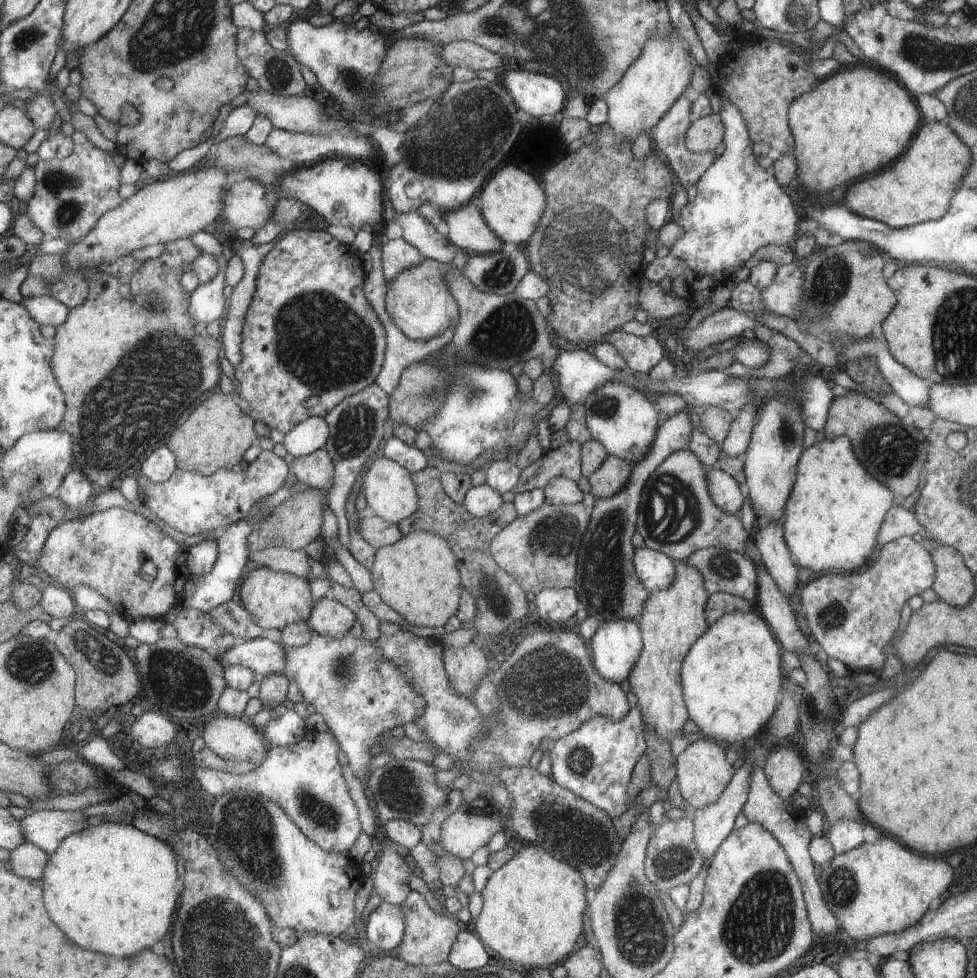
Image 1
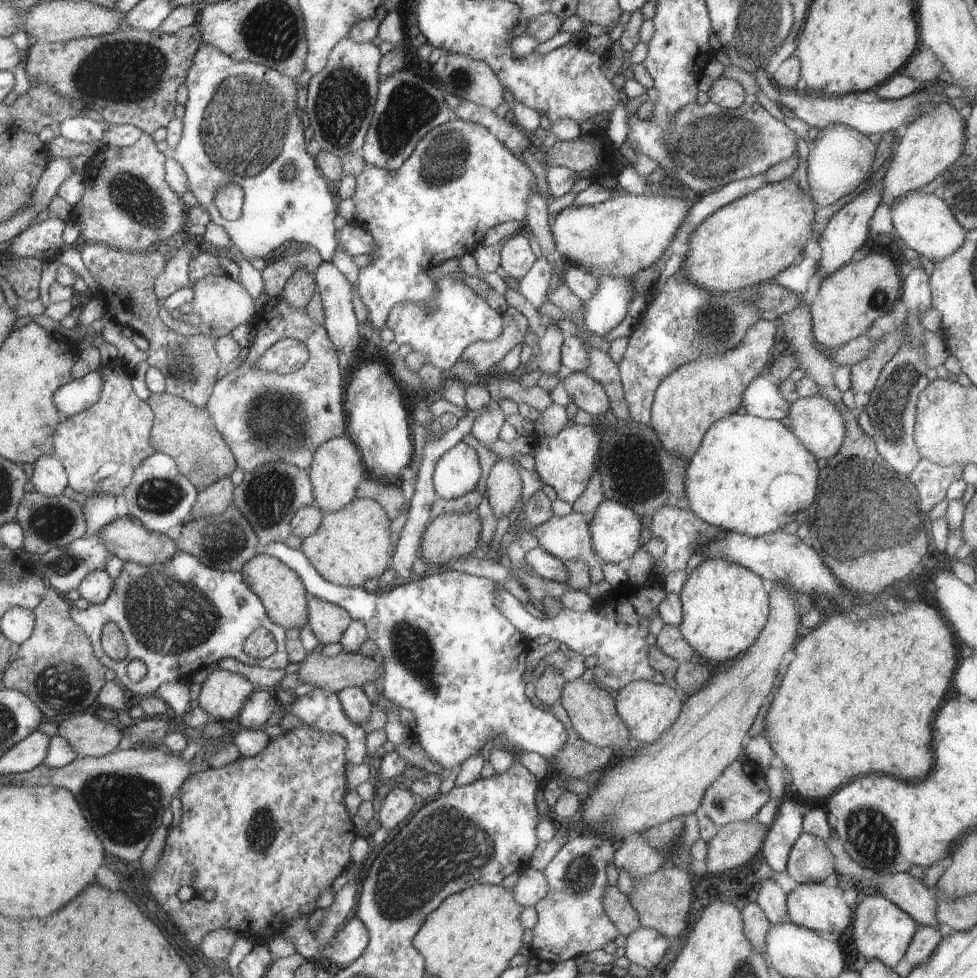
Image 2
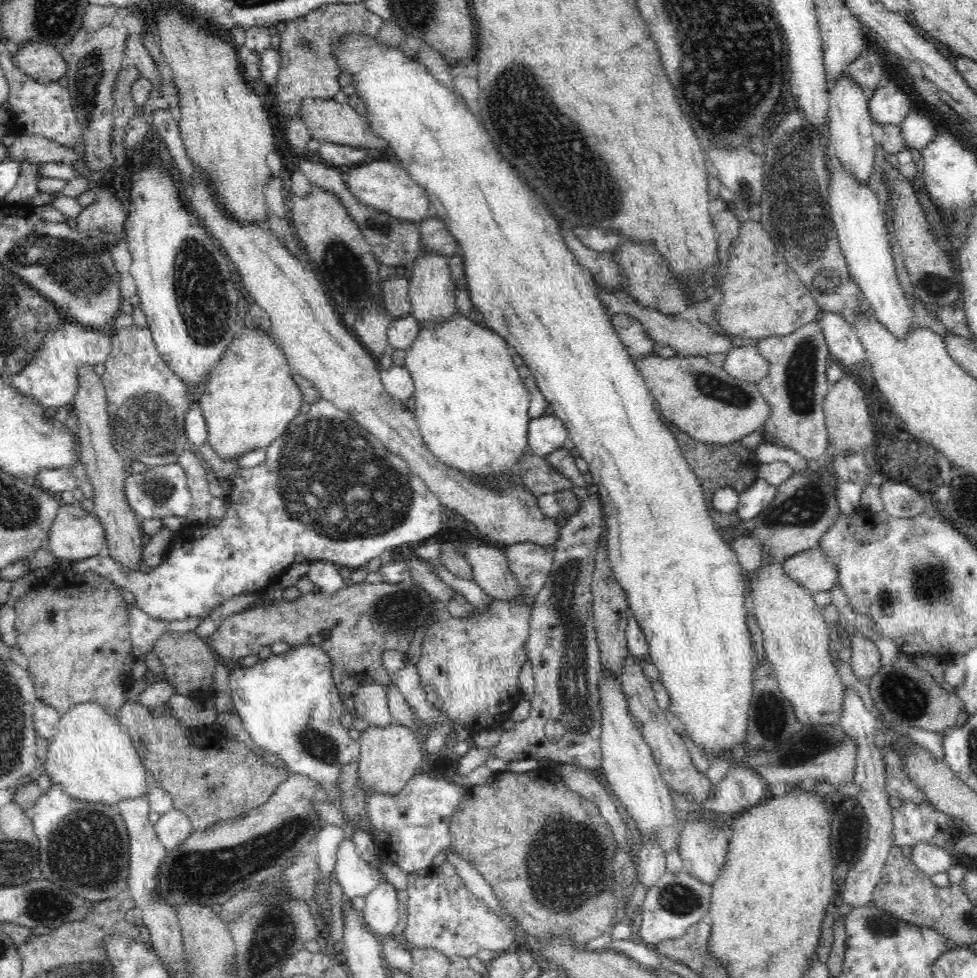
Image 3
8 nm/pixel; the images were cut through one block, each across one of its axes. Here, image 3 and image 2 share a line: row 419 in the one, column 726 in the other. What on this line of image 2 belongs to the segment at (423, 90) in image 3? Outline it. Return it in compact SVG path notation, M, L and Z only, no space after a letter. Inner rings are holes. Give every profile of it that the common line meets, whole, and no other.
M705 560L688 575L679 596L683 602L683 622L679 624L680 630L695 649L696 658L703 658L711 664L722 665L732 661L732 658L746 652L762 634L763 628L767 626L768 600L766 588L762 588L762 578L755 572L738 566L734 562L726 560Z

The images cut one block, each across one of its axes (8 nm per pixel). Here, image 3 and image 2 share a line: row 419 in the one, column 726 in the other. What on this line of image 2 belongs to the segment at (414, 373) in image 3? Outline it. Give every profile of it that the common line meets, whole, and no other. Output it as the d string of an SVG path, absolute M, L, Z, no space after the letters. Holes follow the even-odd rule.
M734 413L718 420L707 430L700 448L686 465L684 490L690 511L712 526L751 537L776 532L784 524L796 522L796 512L805 510L805 516L808 516L813 508L812 502L818 488L818 464L814 455L794 432L790 432L778 420L754 418L748 413Z

